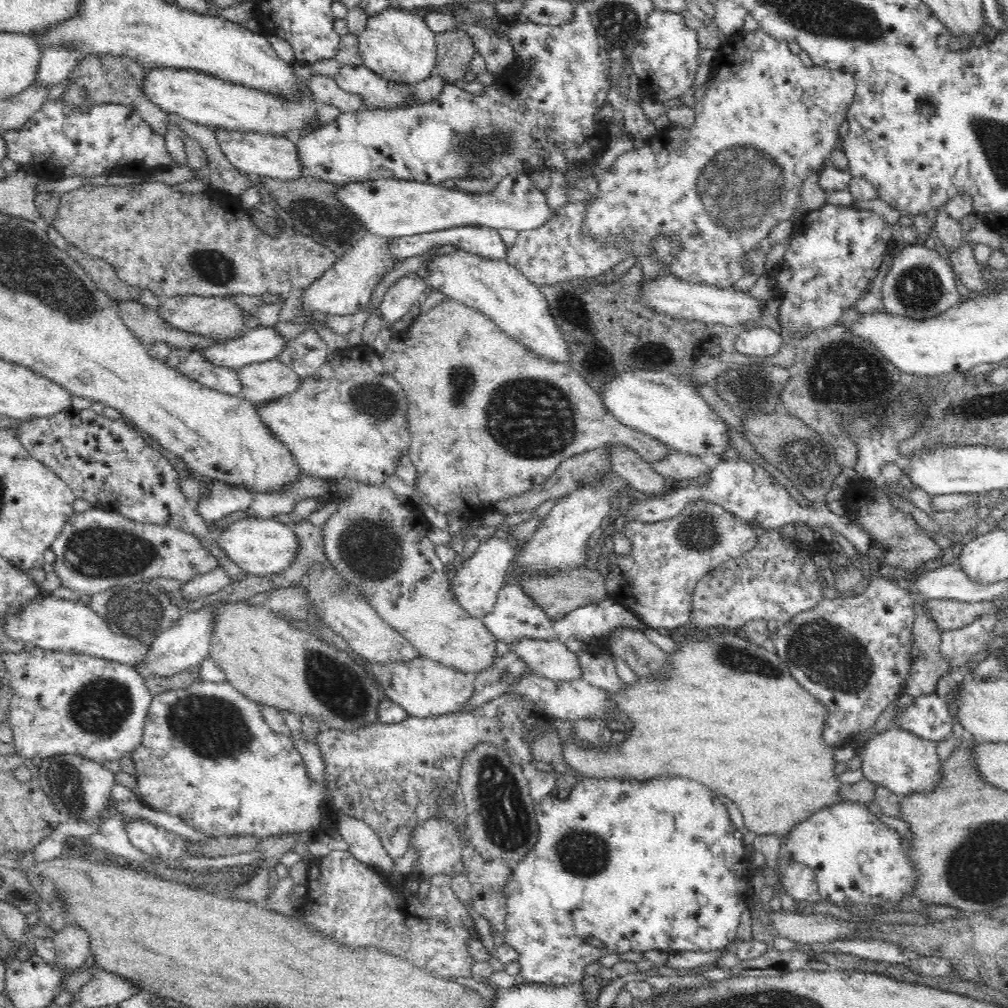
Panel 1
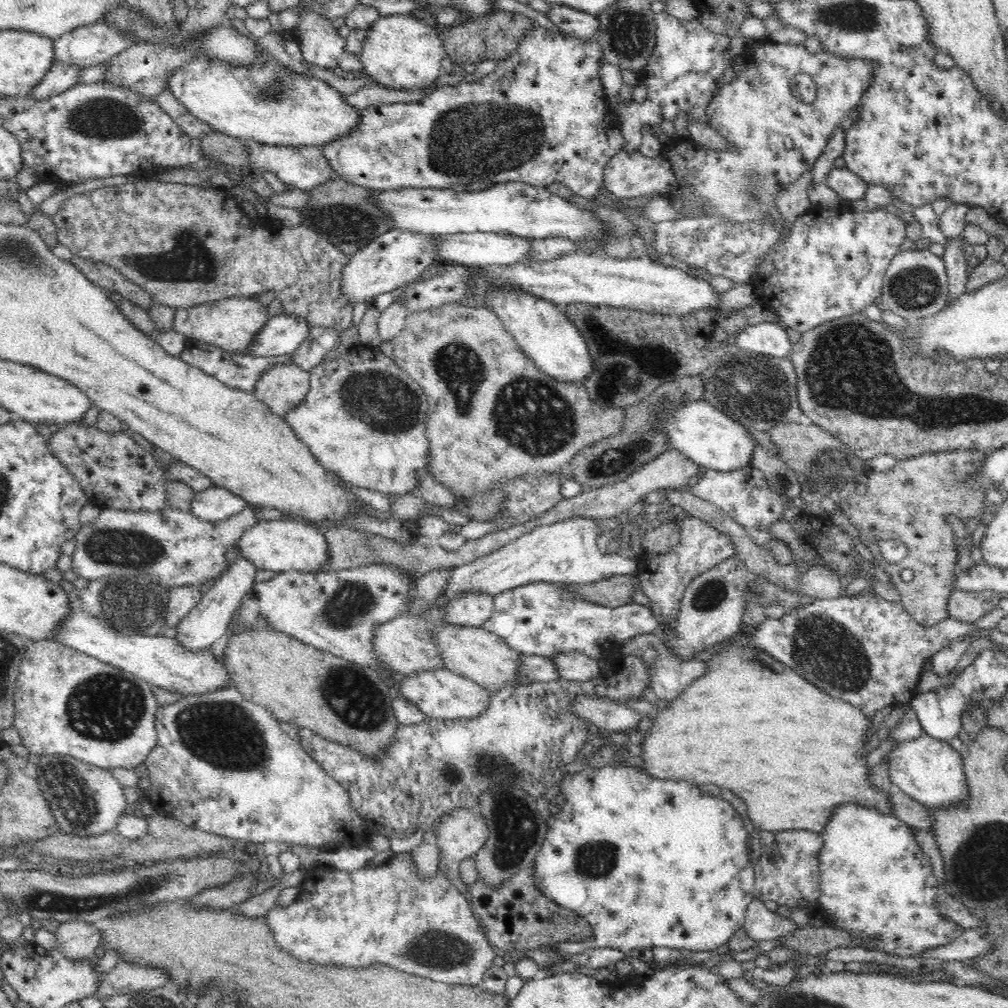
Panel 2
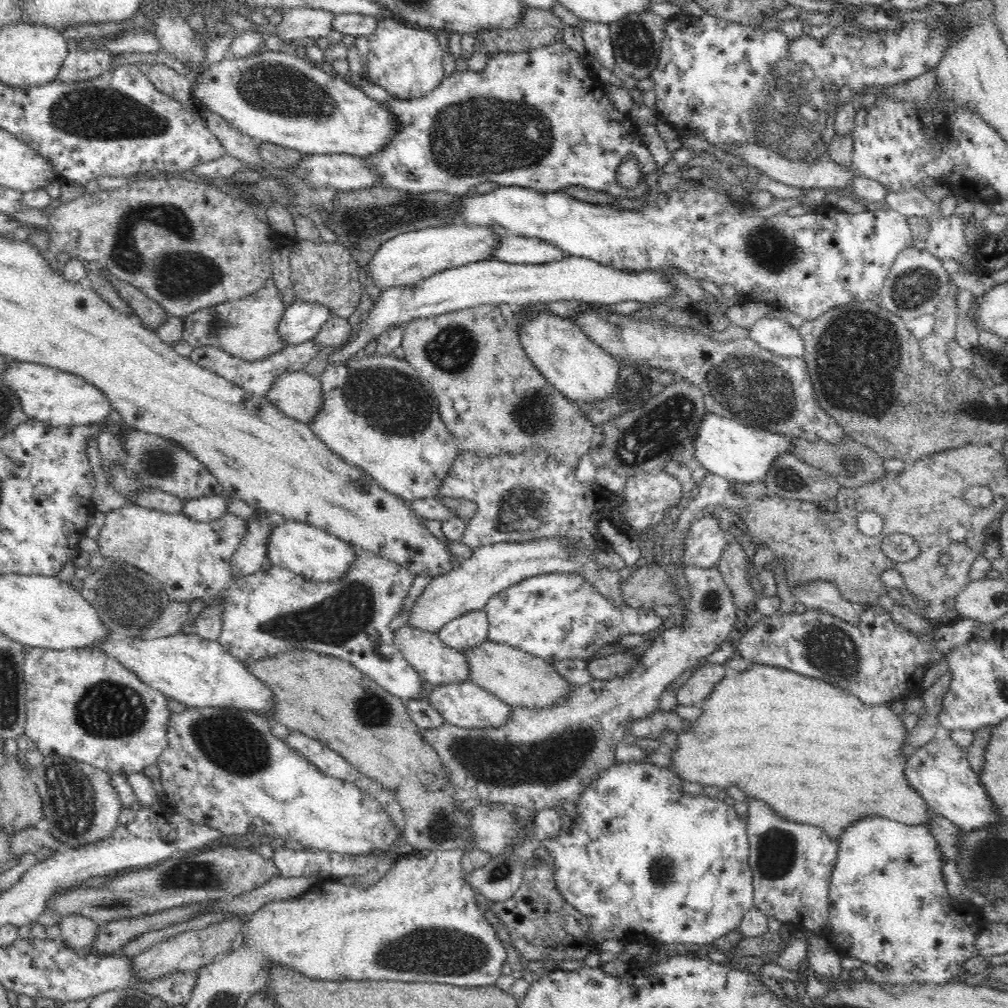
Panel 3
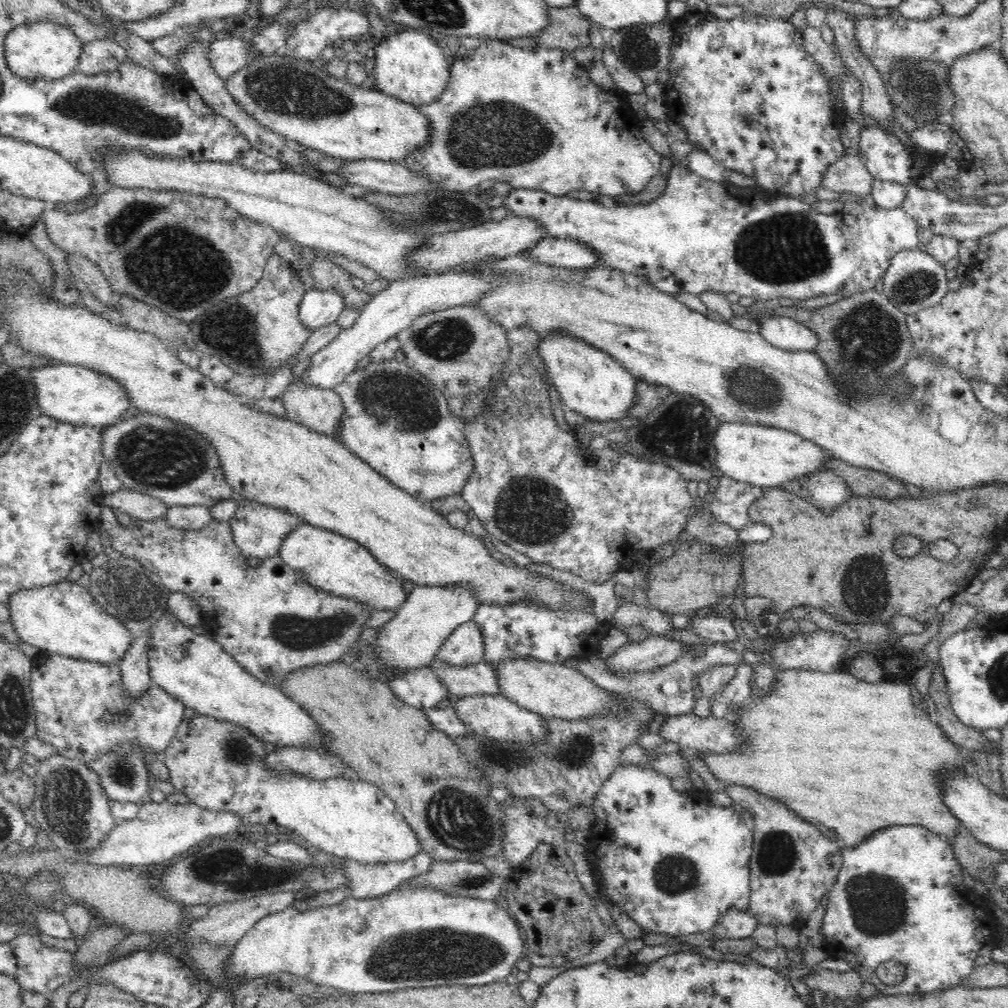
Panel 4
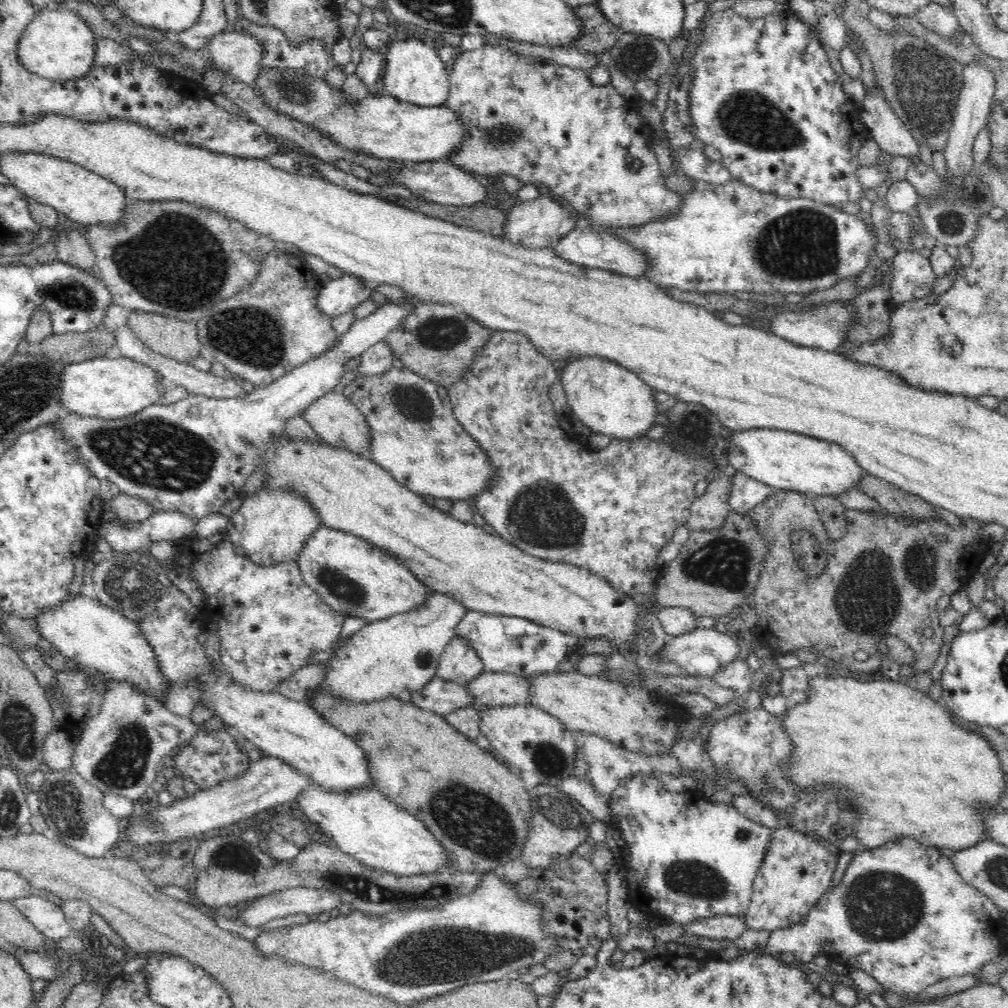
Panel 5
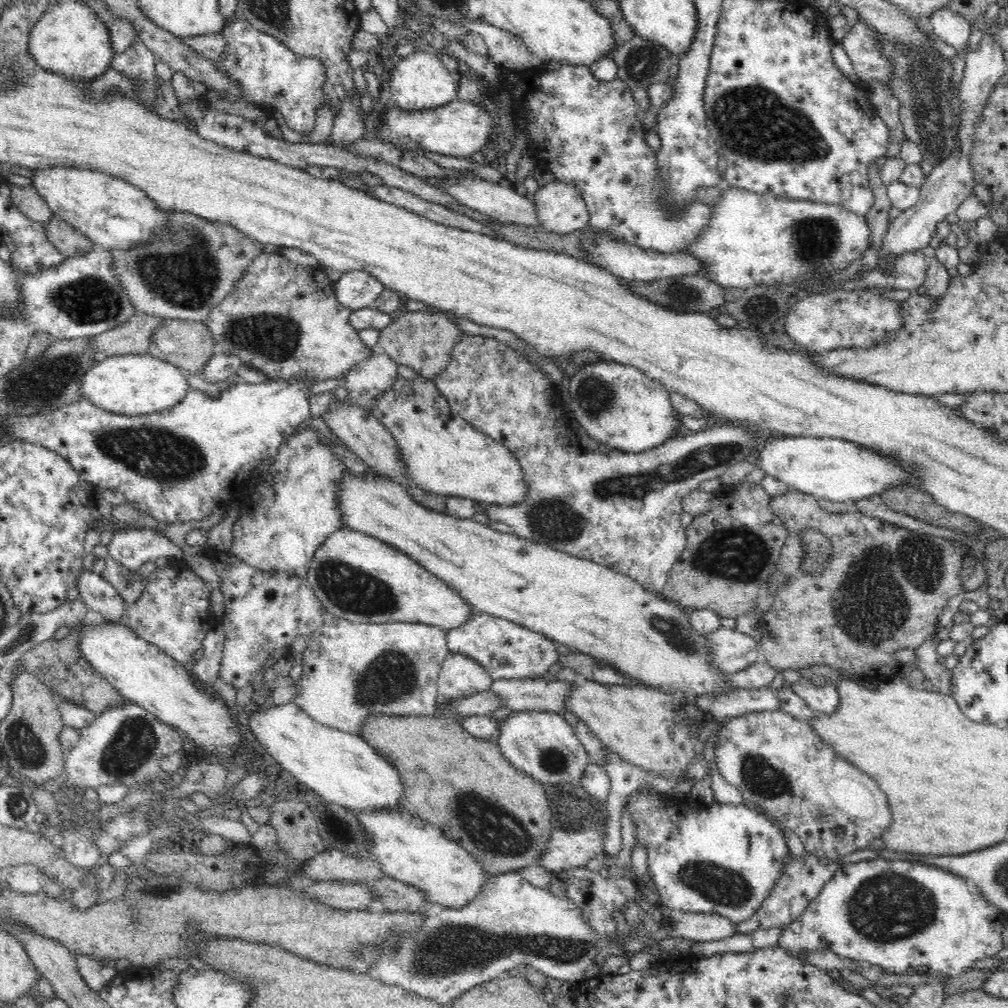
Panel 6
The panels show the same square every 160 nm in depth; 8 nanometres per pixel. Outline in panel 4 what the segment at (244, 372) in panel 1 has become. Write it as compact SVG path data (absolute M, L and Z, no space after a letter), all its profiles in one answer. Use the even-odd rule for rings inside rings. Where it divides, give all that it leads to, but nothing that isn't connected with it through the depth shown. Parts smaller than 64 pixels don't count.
M294 379L281 398L288 419L337 438L341 419L346 417L346 408L333 390L323 390Z

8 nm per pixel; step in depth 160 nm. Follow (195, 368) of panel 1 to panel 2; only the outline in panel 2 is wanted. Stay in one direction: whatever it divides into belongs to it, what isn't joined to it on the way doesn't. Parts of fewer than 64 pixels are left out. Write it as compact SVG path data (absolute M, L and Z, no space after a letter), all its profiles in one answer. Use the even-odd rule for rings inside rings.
M188 339L186 341L184 350L179 357L184 362L202 370L202 372L208 374L208 376L216 378L225 386L249 393L254 392L258 380L264 376L264 372L266 372L268 368L272 368L272 365L291 362L291 354L282 354L282 356L250 356L228 352L218 346L196 339Z

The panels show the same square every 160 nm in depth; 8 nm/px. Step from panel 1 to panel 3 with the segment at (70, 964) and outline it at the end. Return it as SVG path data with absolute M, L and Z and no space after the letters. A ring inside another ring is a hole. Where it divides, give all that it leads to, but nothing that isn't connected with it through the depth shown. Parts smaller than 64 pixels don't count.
M69 915L62 917L59 936L68 948L85 953L91 951L100 925L84 916Z

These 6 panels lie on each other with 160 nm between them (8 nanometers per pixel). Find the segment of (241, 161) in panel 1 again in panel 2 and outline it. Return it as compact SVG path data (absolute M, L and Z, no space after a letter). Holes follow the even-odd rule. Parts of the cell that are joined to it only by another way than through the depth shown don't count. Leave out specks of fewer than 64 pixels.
M247 141L245 146L249 154L248 160L254 172L259 176L266 172L276 175L285 184L292 184L300 190L312 190L328 180L335 179L329 160L321 153L320 147L287 147L286 145L263 145L262 143Z

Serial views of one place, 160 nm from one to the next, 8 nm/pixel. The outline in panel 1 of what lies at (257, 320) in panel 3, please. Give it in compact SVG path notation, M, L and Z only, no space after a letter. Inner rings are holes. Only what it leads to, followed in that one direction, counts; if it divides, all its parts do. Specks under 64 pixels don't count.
M176 295L162 298L158 314L174 328L212 337L216 342L241 337L248 330L242 321L242 309L228 297Z

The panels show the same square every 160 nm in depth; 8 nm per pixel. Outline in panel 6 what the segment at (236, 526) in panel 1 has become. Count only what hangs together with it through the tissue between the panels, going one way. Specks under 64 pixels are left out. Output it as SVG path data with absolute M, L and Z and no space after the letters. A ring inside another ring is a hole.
M346 528L329 534L315 550L306 577L329 616L355 623L422 623L448 632L474 614L457 592L402 550Z

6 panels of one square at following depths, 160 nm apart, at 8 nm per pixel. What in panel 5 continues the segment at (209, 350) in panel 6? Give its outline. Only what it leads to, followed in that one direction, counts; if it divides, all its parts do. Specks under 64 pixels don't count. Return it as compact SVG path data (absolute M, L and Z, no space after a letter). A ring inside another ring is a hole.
M132 311L128 324L148 348L162 356L186 363L205 354L197 337L197 321Z

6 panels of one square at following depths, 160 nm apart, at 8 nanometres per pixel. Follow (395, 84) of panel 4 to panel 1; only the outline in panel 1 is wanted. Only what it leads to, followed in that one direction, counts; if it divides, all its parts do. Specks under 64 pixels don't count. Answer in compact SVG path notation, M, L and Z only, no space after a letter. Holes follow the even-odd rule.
M392 6L374 16L369 16L366 30L357 36L358 48L363 58L363 64L372 72L382 78L397 83L406 83L412 86L425 78L430 77L432 70L437 65L436 36L424 21L424 14L420 11L407 11Z

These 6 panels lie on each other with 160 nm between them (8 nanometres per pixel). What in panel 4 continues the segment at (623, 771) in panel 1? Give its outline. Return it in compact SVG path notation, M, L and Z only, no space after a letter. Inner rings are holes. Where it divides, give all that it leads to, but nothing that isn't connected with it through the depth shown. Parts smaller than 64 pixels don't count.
M800 668L778 671L775 674L775 683L769 693L763 694L761 697L749 695L747 702L738 707L729 717L745 741L737 751L704 753L703 761L715 778L723 780L725 783L753 788L768 797L778 798L782 804L785 804L800 818L812 824L822 824L822 826L833 830L841 848L857 845L867 836L892 825L918 825L946 840L950 840L956 833L965 830L943 802L943 792L941 792L941 778L943 777L941 774L943 772L940 772L940 768L947 771L946 768L962 767L962 769L971 772L971 768L969 768L969 764L973 763L971 762L971 753L970 751L968 754L958 753L956 750L958 745L945 735L938 724L930 721L930 717L922 711L920 705L912 703L912 690L909 682L884 680L882 683L872 684L858 680L852 673L846 671L816 672L815 670L802 670Z

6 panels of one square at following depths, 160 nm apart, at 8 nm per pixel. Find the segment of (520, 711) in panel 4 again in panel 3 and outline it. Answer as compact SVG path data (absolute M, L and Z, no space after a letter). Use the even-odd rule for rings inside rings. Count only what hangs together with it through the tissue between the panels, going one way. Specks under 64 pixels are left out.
M470 680L435 685L431 692L426 692L424 699L445 718L446 723L469 729L502 726L509 719L511 711L508 704Z

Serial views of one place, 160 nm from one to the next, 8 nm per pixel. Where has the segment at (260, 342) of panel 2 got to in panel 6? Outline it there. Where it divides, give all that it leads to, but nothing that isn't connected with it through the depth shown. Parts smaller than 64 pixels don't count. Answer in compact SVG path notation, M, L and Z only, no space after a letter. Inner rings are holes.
M365 270L345 272L335 283L335 296L340 306L352 310L369 307L385 289L384 285Z

